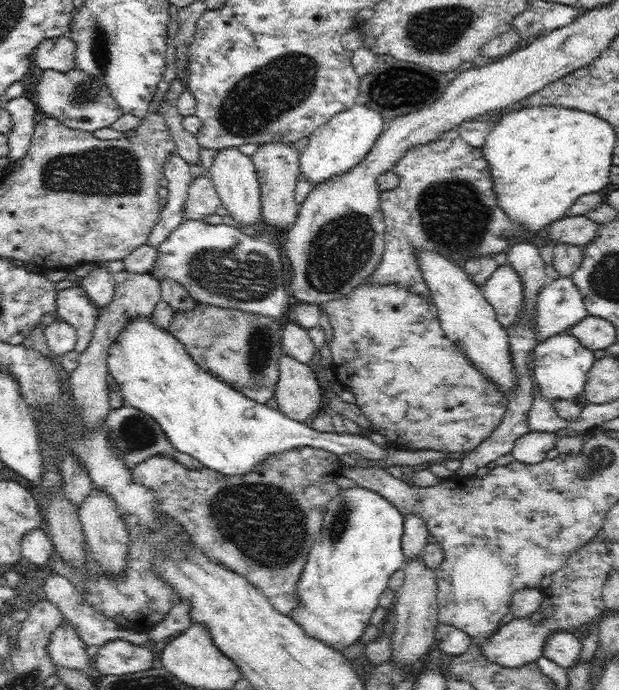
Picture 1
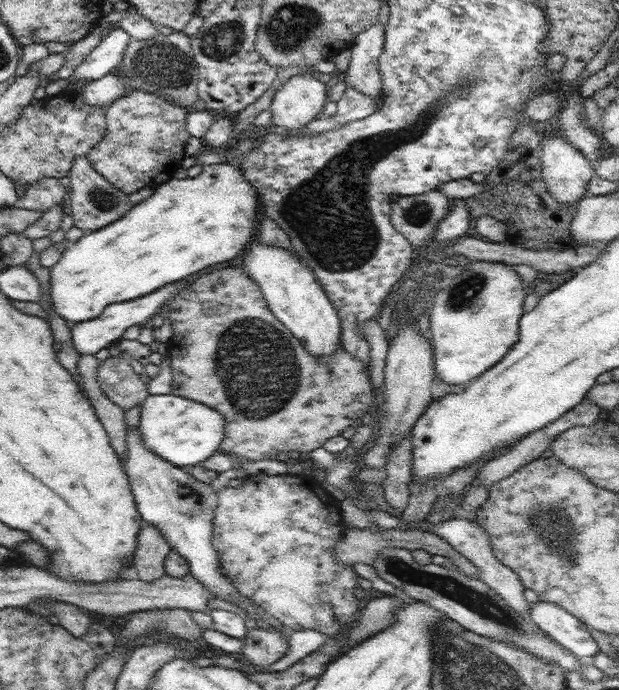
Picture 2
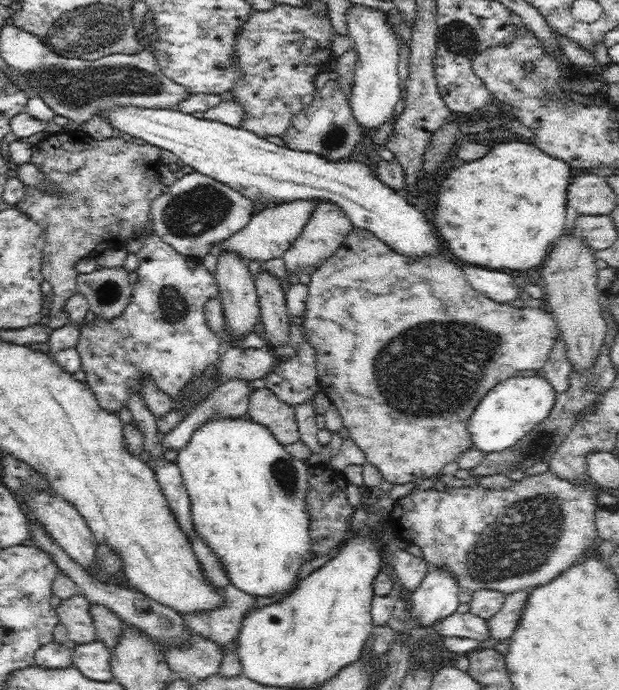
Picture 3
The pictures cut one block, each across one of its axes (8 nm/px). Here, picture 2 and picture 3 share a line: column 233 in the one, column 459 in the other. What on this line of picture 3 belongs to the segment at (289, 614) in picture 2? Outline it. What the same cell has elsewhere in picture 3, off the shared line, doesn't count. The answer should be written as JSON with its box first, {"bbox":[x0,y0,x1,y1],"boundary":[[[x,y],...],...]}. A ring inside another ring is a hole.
{"bbox":[388,470,600,596],"boundary":[[[549,470],[539,475],[526,476],[522,480],[513,481],[512,486],[500,488],[500,490],[486,490],[486,488],[480,488],[478,486],[456,488],[439,485],[432,489],[420,490],[415,486],[404,497],[395,500],[393,509],[388,514],[388,525],[391,527],[396,538],[407,541],[409,544],[420,546],[423,552],[423,558],[427,561],[428,567],[448,569],[461,586],[462,591],[473,593],[478,592],[478,590],[492,590],[502,592],[508,596],[518,590],[528,591],[532,587],[542,586],[548,584],[548,582],[552,582],[556,576],[560,576],[564,570],[570,568],[572,564],[576,564],[576,561],[584,553],[597,548],[600,544],[597,528],[595,527],[598,490],[598,487],[592,485],[590,481],[588,484],[576,484],[575,482],[570,482],[556,476]]]}

